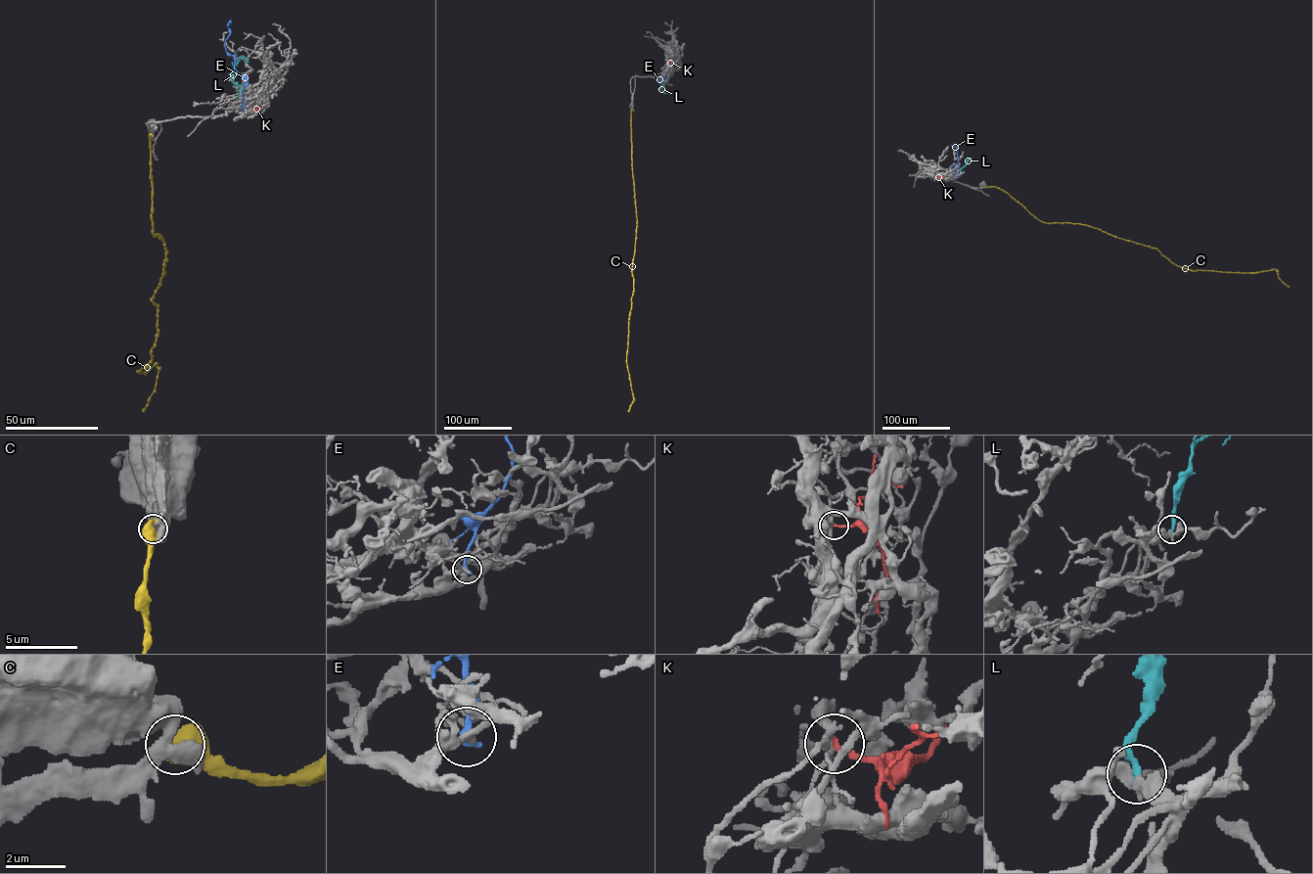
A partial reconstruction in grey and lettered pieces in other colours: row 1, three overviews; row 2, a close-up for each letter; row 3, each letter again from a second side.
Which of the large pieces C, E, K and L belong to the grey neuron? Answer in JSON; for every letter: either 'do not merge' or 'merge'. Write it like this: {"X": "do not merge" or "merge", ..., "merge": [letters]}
{"C": "do not merge", "E": "do not merge", "K": "do not merge", "L": "merge", "merge": ["L"]}

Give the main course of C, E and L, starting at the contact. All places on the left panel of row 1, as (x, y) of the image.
C: (151, 134), (153, 234), (166, 253), (152, 301), (158, 337), (138, 373), (157, 364), (143, 411)
E: (243, 111), (246, 79), (234, 68), (235, 58), (225, 47), (230, 33), (227, 25), (230, 21)
L: (239, 97), (240, 86), (233, 81), (235, 66), (242, 57), (249, 62)

